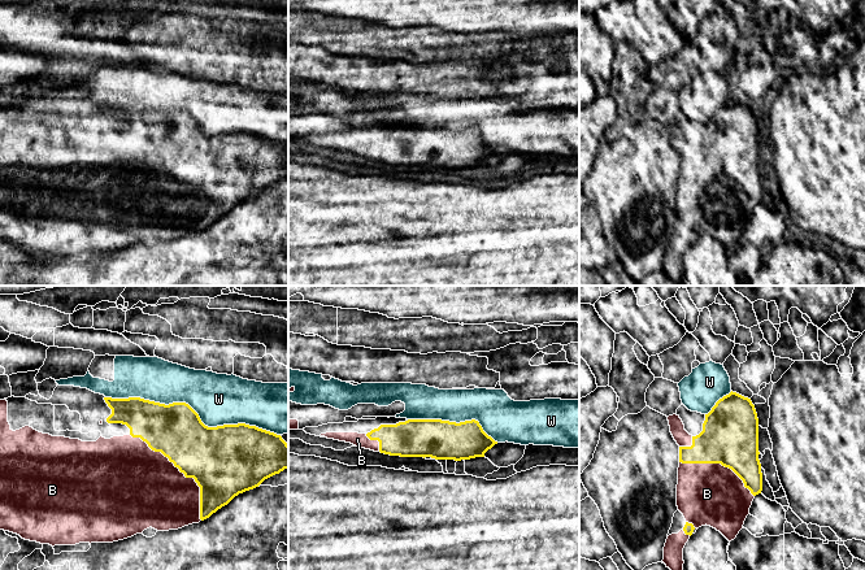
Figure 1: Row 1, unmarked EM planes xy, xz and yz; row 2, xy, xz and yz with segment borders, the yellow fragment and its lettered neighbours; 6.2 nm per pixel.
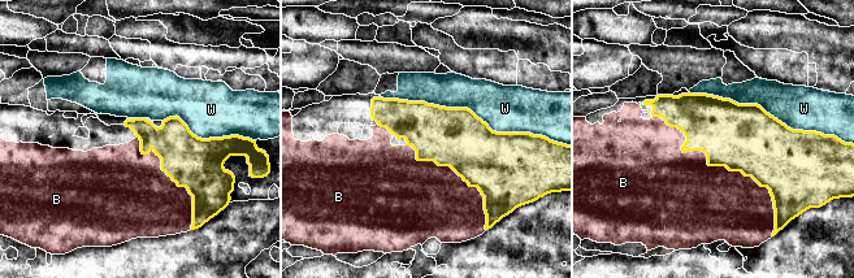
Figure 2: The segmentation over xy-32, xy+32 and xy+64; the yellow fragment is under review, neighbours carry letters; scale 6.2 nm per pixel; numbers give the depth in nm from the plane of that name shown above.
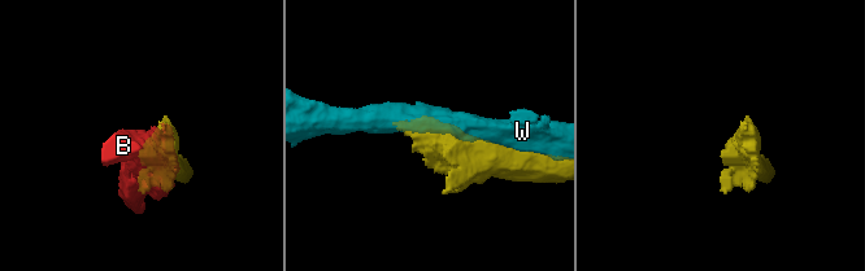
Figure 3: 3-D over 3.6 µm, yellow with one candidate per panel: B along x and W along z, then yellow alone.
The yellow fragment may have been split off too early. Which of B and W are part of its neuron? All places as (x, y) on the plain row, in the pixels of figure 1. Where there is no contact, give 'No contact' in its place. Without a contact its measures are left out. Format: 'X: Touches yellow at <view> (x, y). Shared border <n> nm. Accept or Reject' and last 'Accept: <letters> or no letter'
B: Touches yellow at xy (182, 181). Shared border 700 nm. Accept
W: Touches yellow at xy (194, 120). Shared border 1100 nm. Reject
Accept: B

